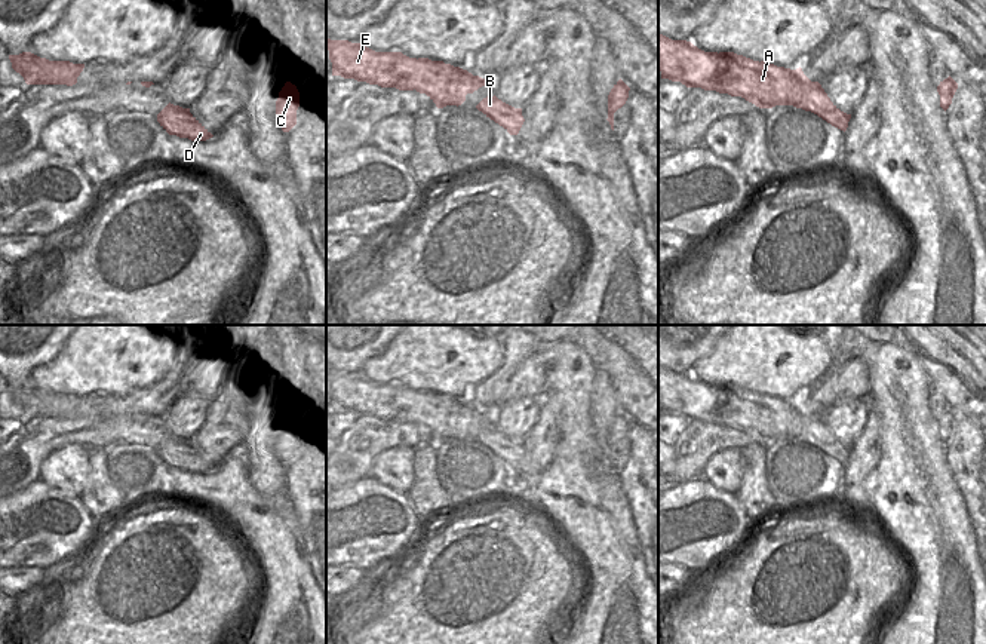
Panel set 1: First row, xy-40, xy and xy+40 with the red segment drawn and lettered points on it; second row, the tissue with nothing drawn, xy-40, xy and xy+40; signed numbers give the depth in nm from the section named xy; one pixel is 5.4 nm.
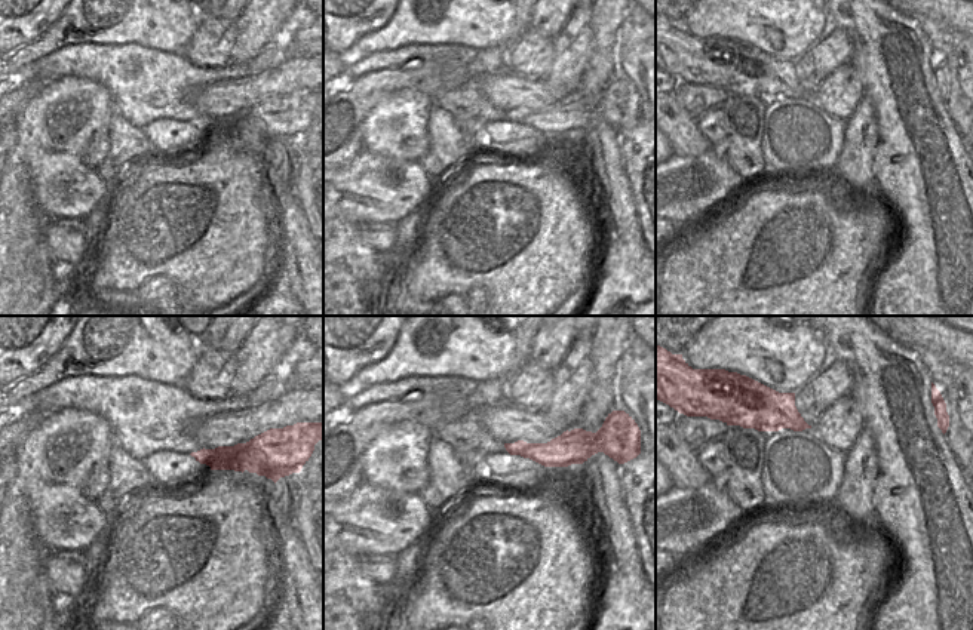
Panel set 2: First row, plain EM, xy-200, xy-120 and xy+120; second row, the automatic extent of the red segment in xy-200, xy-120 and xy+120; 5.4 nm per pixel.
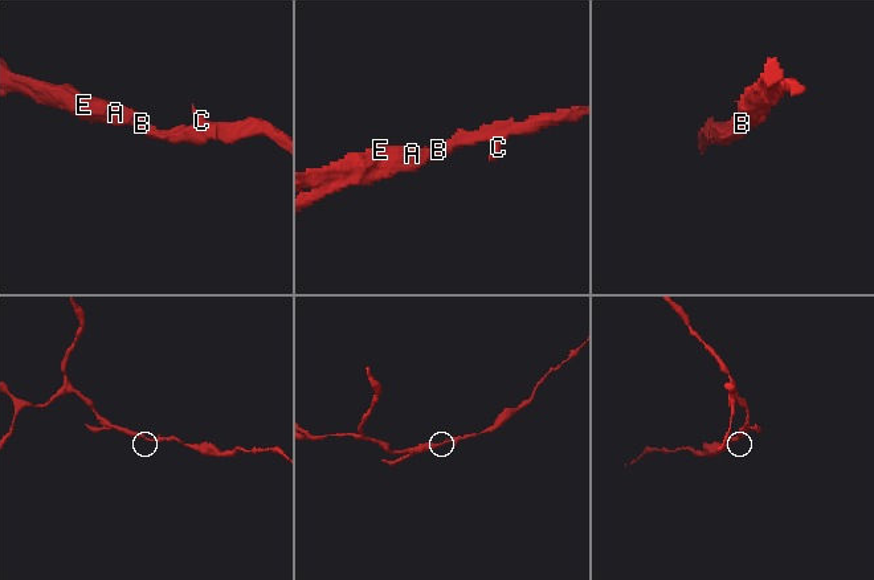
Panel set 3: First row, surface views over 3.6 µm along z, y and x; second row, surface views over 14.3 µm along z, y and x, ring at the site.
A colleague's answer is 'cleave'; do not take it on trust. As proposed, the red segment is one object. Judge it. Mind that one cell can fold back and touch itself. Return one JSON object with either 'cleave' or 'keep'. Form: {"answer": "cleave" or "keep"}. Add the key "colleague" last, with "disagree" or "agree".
{"answer": "cleave", "colleague": "agree"}

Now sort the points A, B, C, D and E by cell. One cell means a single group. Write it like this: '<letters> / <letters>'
A B C D / E

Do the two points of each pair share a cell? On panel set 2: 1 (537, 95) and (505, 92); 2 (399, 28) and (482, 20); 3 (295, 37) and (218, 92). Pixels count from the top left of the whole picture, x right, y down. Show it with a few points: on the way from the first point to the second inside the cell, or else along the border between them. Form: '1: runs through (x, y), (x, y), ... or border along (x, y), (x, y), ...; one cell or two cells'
1: runs through (530, 94), (512, 92); one cell
2: runs through (420, 27), (436, 27), (445, 20), (462, 20); one cell
3: border along (288, 54), (307, 55); two cells

